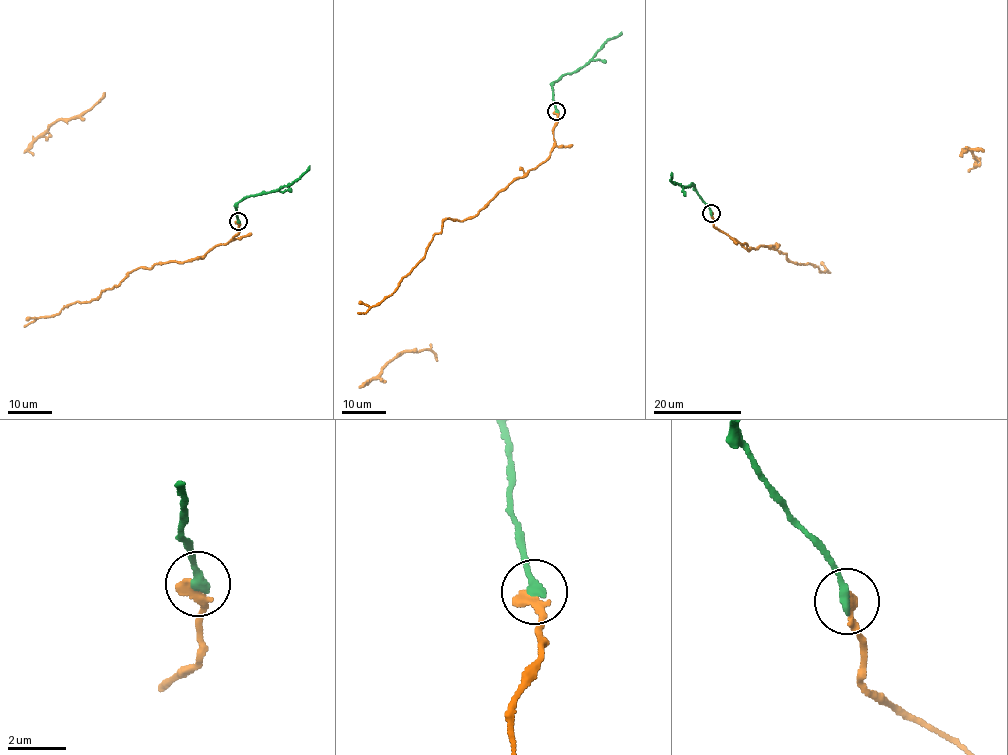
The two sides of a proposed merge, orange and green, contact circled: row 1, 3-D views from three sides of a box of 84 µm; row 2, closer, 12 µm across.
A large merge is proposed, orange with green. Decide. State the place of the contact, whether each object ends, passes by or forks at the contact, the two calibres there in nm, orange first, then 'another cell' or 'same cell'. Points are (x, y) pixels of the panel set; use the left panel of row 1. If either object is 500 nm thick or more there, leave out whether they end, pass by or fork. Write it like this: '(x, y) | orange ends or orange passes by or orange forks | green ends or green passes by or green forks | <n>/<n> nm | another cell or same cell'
(238, 221) | orange ends | green ends | 360/360 nm | same cell

